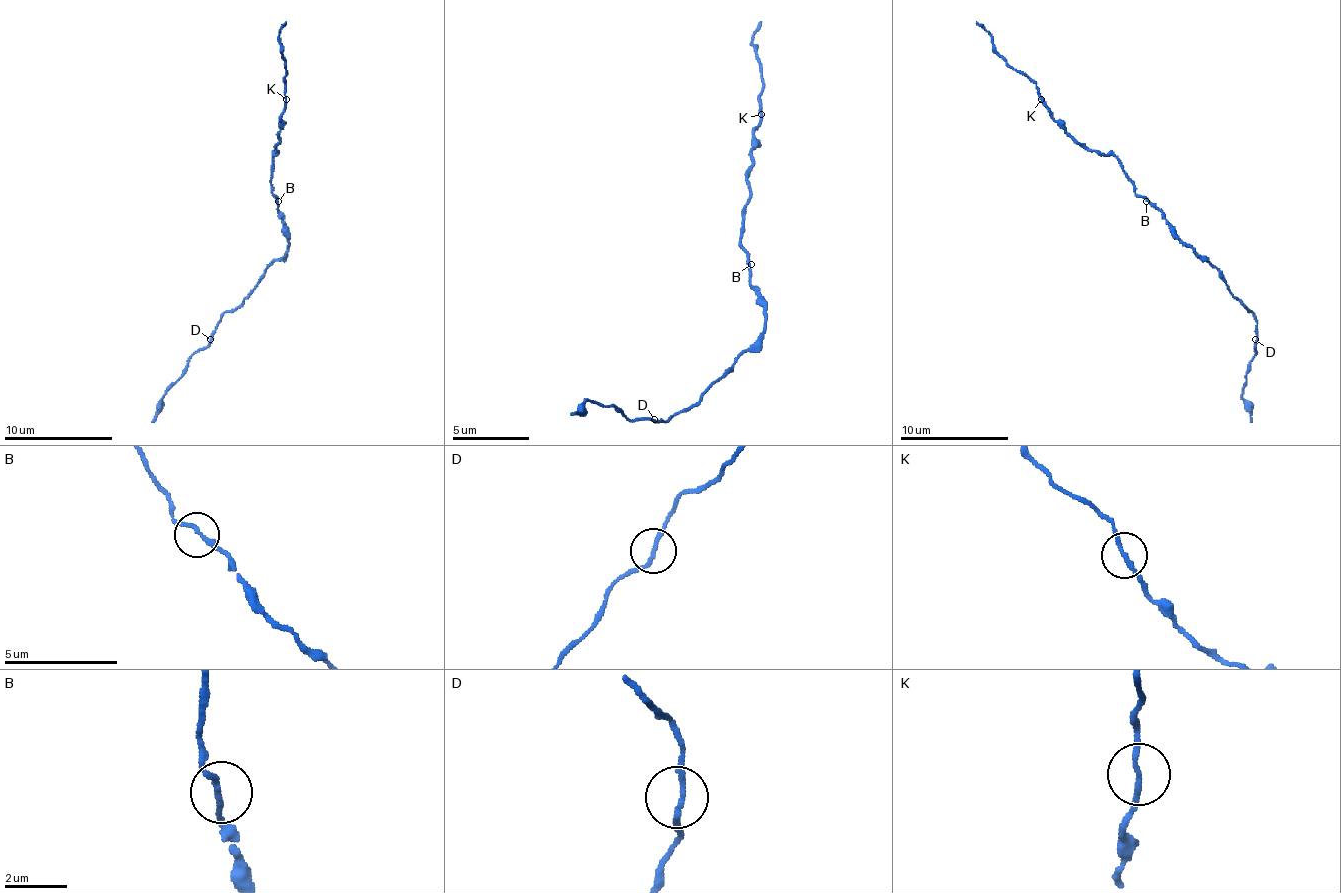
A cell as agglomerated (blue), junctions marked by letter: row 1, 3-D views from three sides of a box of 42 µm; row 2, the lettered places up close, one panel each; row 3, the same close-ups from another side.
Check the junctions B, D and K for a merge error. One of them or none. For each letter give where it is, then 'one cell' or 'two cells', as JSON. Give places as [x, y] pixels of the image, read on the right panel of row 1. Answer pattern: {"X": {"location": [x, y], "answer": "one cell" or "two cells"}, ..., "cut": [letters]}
{"B": {"location": [1146, 201], "answer": "one cell"}, "D": {"location": [1255, 339], "answer": "one cell"}, "K": {"location": [1041, 99], "answer": "one cell"}, "cut": []}

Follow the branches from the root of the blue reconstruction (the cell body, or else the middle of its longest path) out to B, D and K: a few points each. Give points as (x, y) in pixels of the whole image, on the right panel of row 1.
B: (1165, 217), (1146, 201)
D: (1165, 217), (1165, 223), (1201, 258), (1206, 258), (1220, 272), (1228, 288), (1249, 310), (1258, 323), (1255, 339)
K: (1165, 217), (1135, 193), (1135, 185), (1114, 155), (1081, 147), (1041, 98)

